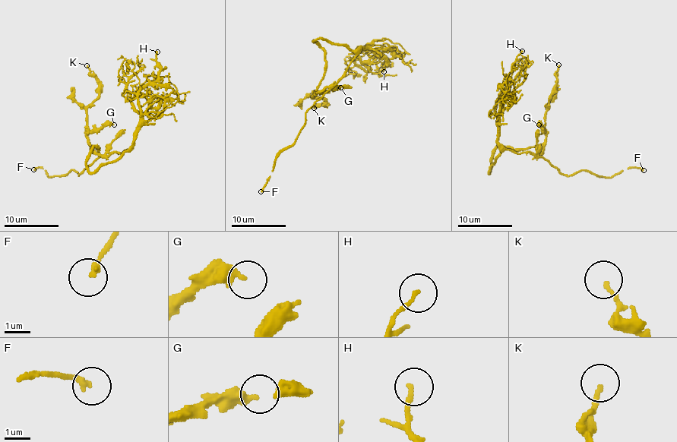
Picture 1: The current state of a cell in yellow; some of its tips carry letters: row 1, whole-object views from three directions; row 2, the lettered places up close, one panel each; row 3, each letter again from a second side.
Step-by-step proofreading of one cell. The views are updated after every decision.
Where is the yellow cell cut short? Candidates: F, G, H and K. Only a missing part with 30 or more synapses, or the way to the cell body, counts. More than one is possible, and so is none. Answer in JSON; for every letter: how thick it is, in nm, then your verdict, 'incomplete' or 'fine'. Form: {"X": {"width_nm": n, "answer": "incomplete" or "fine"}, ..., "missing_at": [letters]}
{"F": {"width_nm": 200, "answer": "incomplete"}, "G": {"width_nm": 280, "answer": "fine"}, "H": {"width_nm": 140, "answer": "fine"}, "K": {"width_nm": 150, "answer": "fine"}, "missing_at": ["F"]}

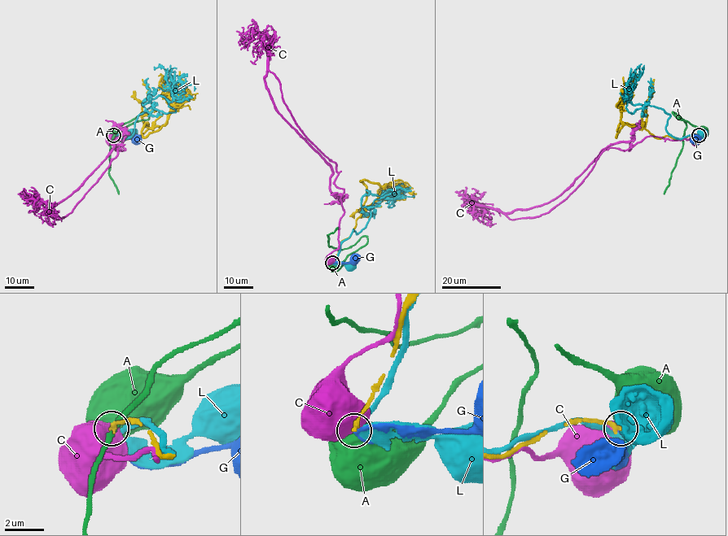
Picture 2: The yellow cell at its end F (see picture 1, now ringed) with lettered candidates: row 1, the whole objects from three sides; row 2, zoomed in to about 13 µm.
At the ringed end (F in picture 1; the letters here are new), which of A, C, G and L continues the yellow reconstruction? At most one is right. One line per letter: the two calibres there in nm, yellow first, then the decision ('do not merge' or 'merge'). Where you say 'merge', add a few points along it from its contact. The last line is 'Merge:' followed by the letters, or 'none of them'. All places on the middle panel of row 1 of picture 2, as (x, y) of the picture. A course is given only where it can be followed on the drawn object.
A: 240 nm thick on the yellow side, 1000 nm on the other; do not merge
C: 240 nm thick on the yellow side, 900 nm on the other; do not merge
G: 240 nm thick on the yellow side, 160 nm on the other; merge; it runs (332, 262), (352, 263), (355, 259)
L: 240 nm thick on the yellow side, 280 nm on the other; do not merge
Merge: G

